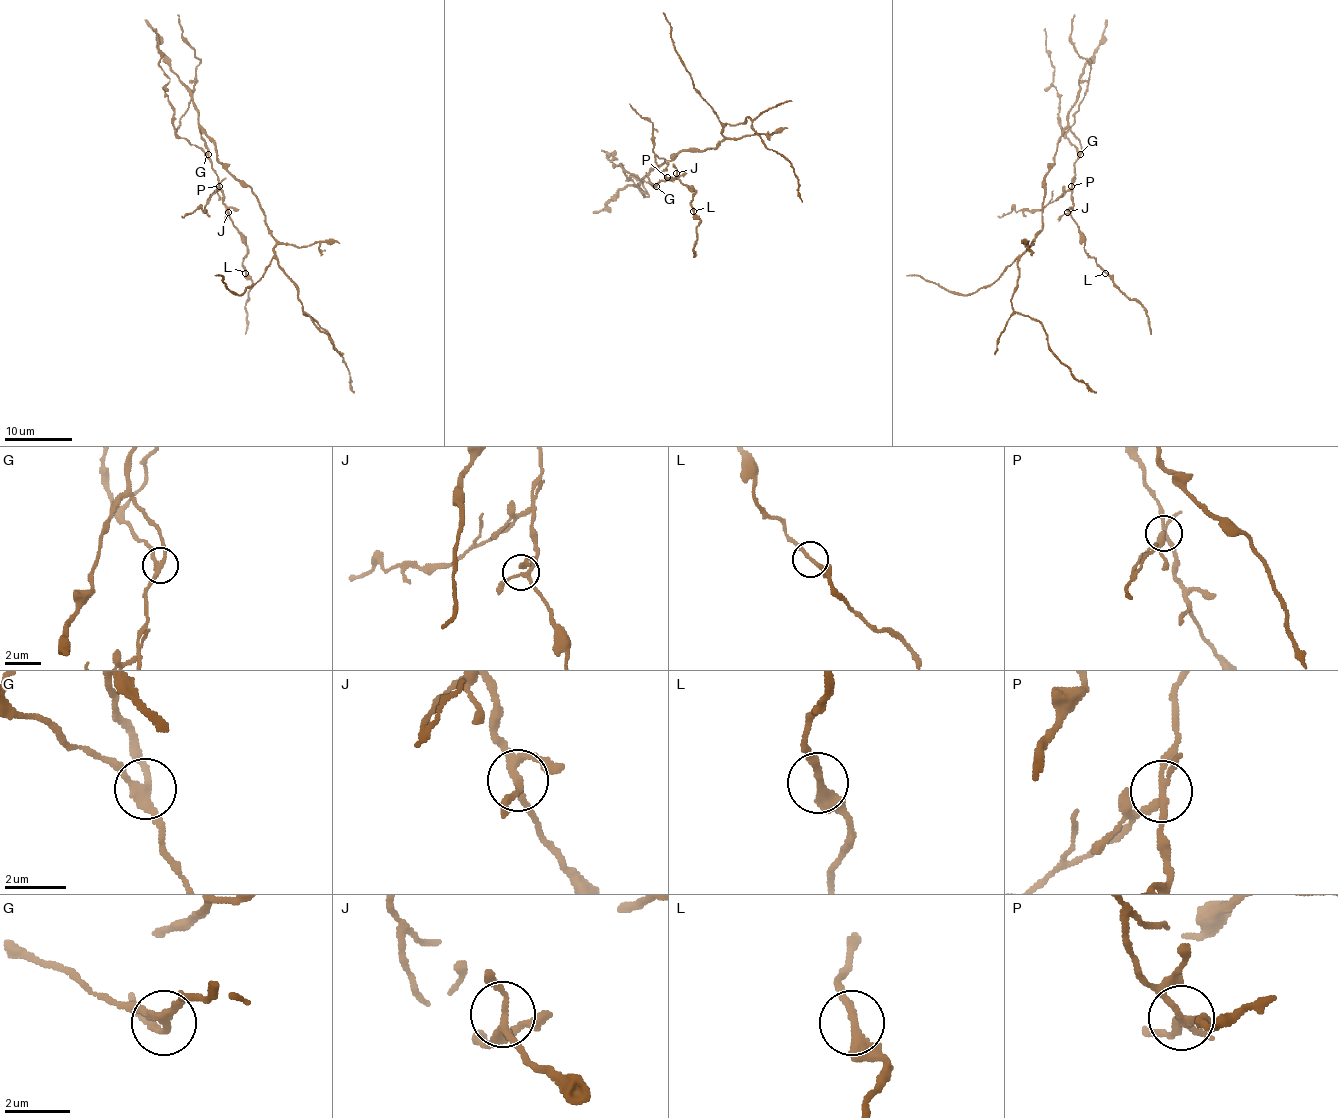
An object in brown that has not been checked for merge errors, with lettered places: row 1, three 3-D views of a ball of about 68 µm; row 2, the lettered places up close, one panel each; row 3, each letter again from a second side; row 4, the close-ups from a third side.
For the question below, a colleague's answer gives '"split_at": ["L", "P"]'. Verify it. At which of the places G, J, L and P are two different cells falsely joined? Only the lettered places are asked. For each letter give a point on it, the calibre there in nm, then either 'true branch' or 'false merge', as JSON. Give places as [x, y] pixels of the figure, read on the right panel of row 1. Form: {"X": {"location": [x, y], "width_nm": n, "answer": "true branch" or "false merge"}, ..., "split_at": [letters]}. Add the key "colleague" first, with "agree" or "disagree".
{"colleague": "disagree", "G": {"location": [1080, 154], "width_nm": 240, "answer": "false merge"}, "J": {"location": [1067, 212], "width_nm": 190, "answer": "true branch"}, "L": {"location": [1105, 273], "width_nm": 240, "answer": "true branch"}, "P": {"location": [1071, 186], "width_nm": 200, "answer": "false merge"}, "split_at": ["G", "P"]}

